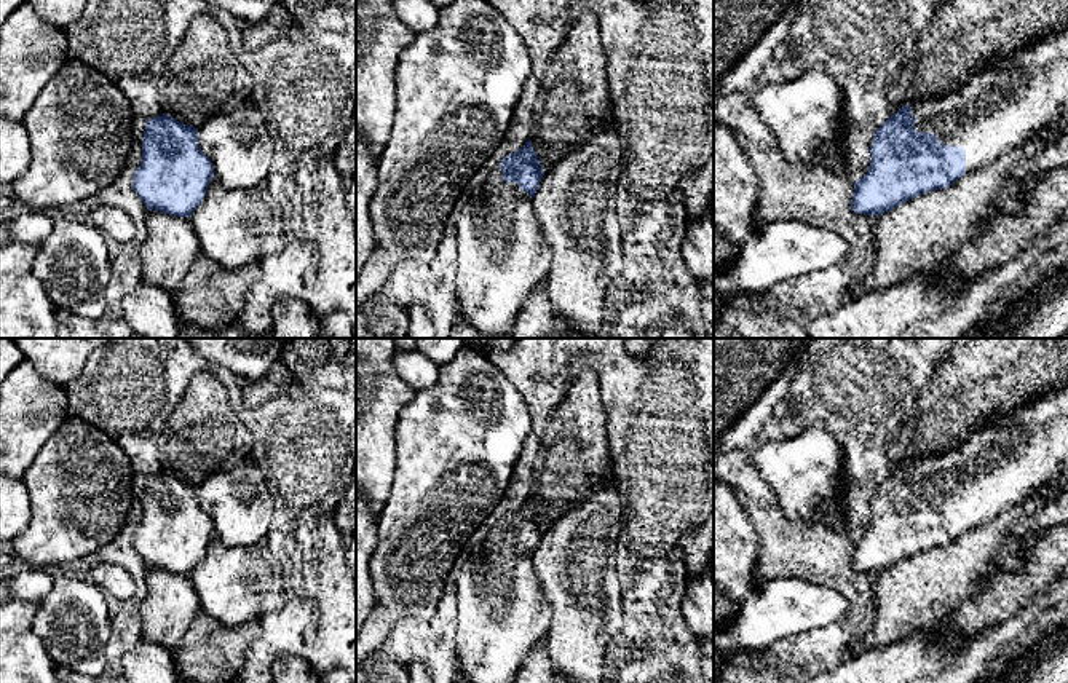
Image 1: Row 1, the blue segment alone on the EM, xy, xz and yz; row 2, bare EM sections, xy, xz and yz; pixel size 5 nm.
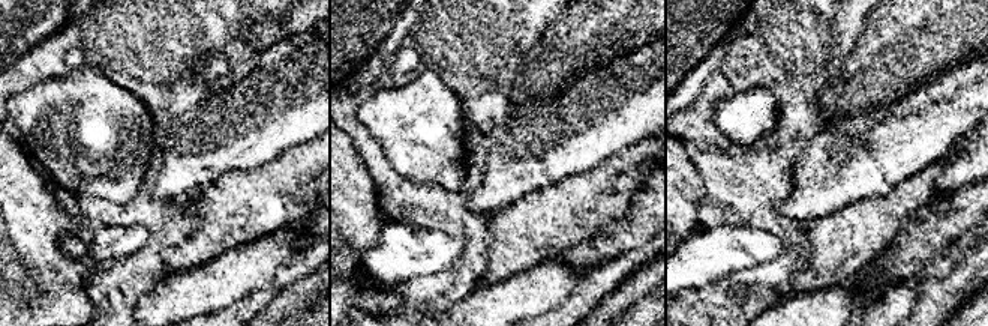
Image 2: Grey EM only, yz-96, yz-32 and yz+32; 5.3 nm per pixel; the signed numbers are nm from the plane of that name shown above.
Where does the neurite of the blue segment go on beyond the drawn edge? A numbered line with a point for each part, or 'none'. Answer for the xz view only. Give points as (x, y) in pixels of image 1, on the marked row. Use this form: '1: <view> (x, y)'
1: xz (502, 257)

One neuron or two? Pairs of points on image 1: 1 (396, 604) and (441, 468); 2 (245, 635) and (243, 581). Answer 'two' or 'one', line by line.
1: one
2: two

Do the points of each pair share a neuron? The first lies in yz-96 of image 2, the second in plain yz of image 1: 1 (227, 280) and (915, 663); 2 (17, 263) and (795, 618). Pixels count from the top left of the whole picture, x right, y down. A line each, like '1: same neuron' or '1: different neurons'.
1: same neuron
2: different neurons

